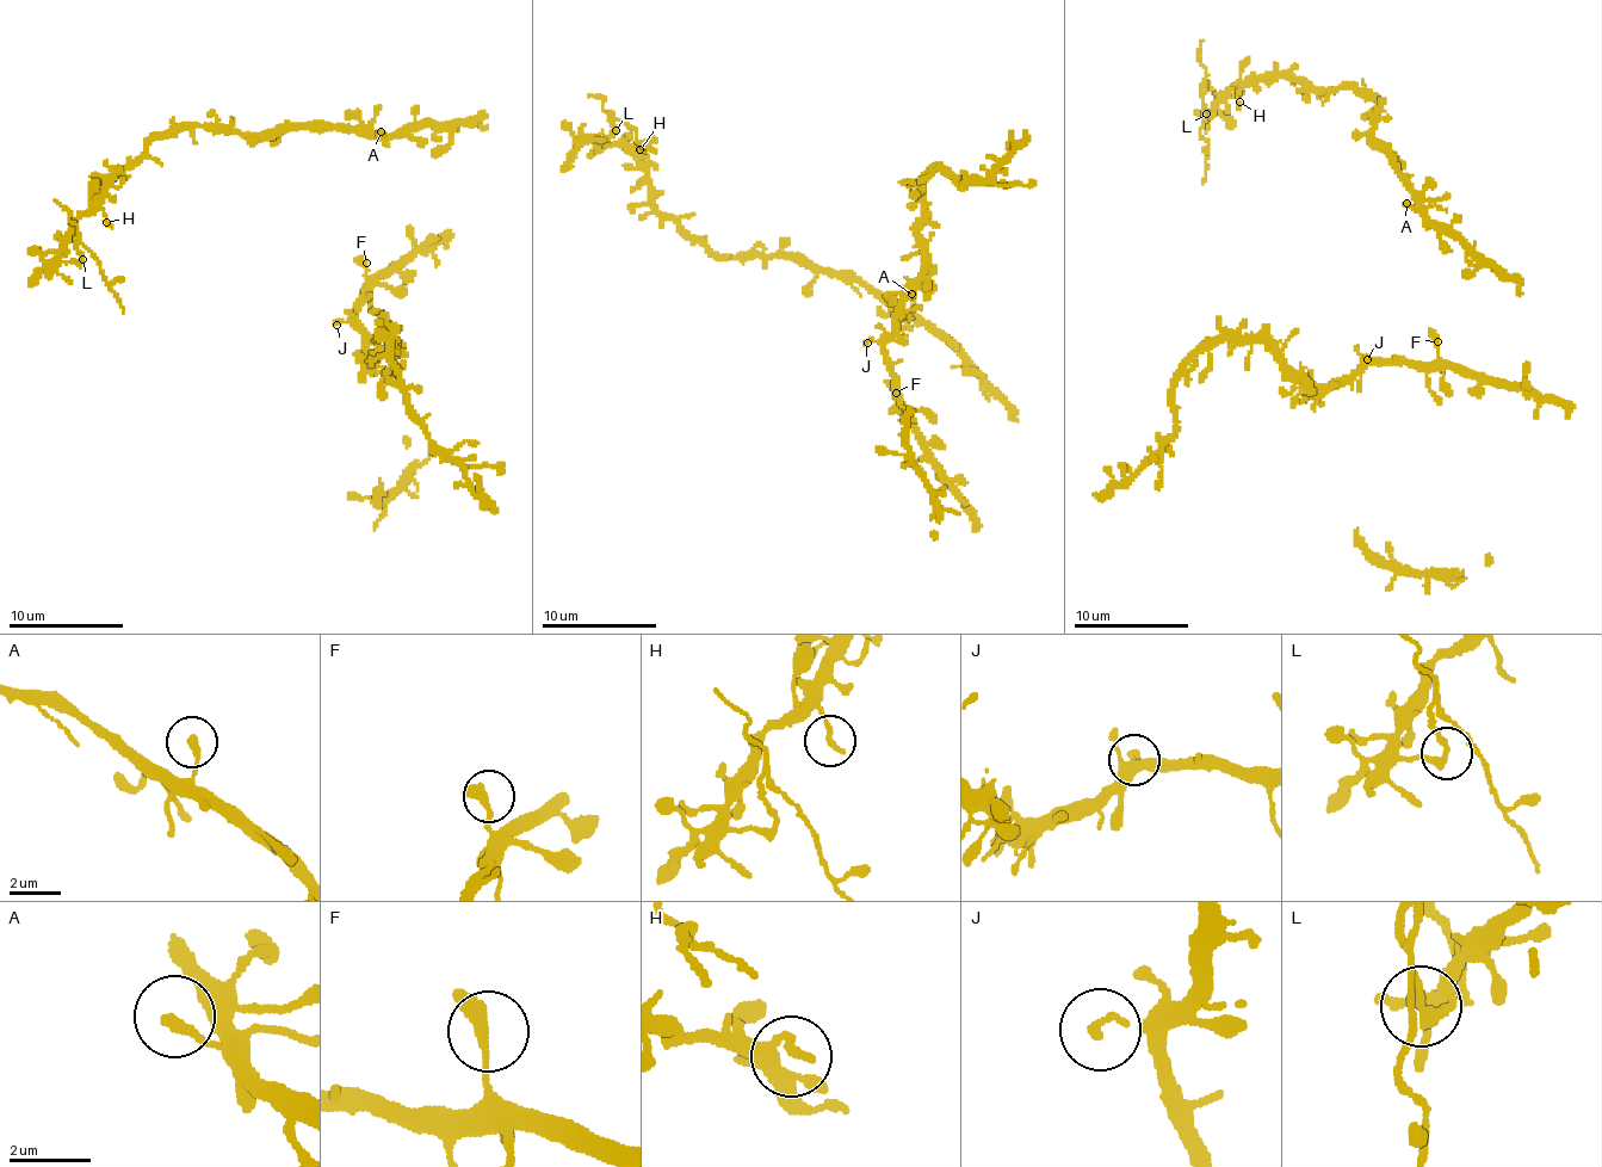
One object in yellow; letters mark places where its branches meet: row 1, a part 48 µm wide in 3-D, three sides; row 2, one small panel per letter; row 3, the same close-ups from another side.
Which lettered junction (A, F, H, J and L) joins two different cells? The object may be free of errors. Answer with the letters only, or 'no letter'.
L

